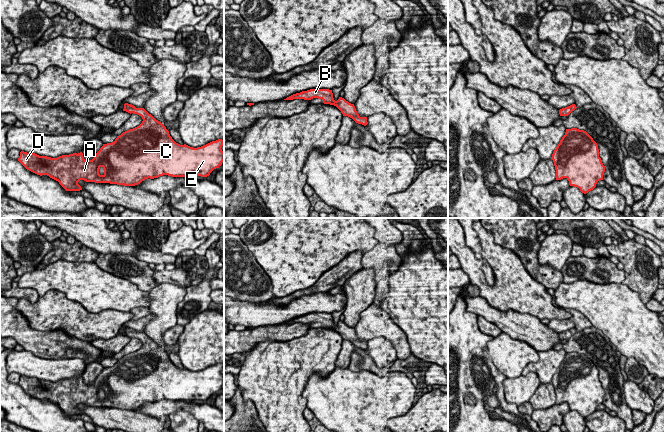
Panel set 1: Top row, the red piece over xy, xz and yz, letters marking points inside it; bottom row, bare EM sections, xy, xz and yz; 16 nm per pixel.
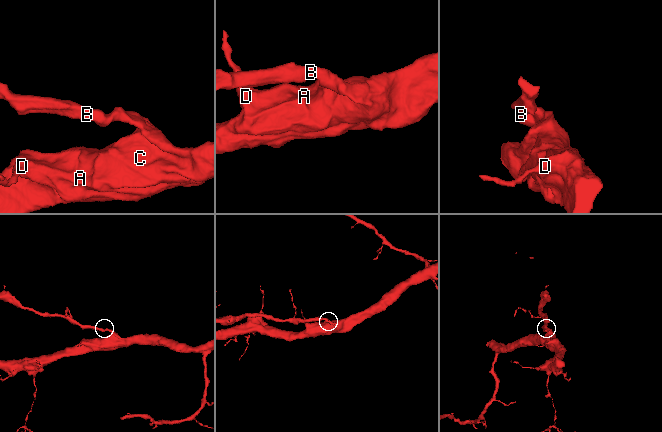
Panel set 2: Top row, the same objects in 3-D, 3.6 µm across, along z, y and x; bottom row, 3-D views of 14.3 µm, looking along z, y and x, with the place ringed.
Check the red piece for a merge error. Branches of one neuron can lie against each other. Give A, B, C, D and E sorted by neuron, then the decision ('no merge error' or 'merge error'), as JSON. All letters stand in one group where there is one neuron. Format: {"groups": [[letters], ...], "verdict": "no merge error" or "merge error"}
{"groups": [["A", "B", "C", "D", "E"]], "verdict": "no merge error"}

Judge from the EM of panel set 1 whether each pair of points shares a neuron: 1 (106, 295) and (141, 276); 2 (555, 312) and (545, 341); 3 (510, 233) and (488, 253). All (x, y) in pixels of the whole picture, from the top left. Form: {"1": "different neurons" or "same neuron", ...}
{"1": "different neurons", "2": "different neurons", "3": "different neurons"}

